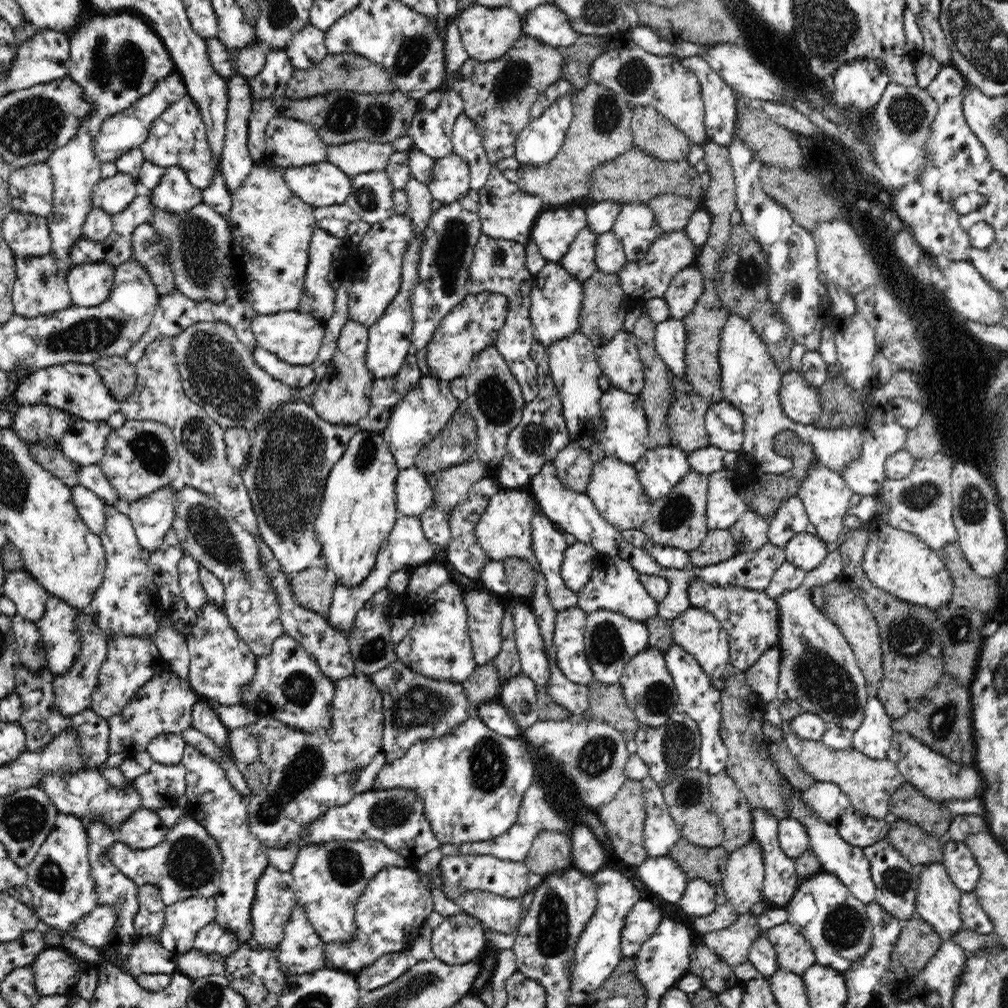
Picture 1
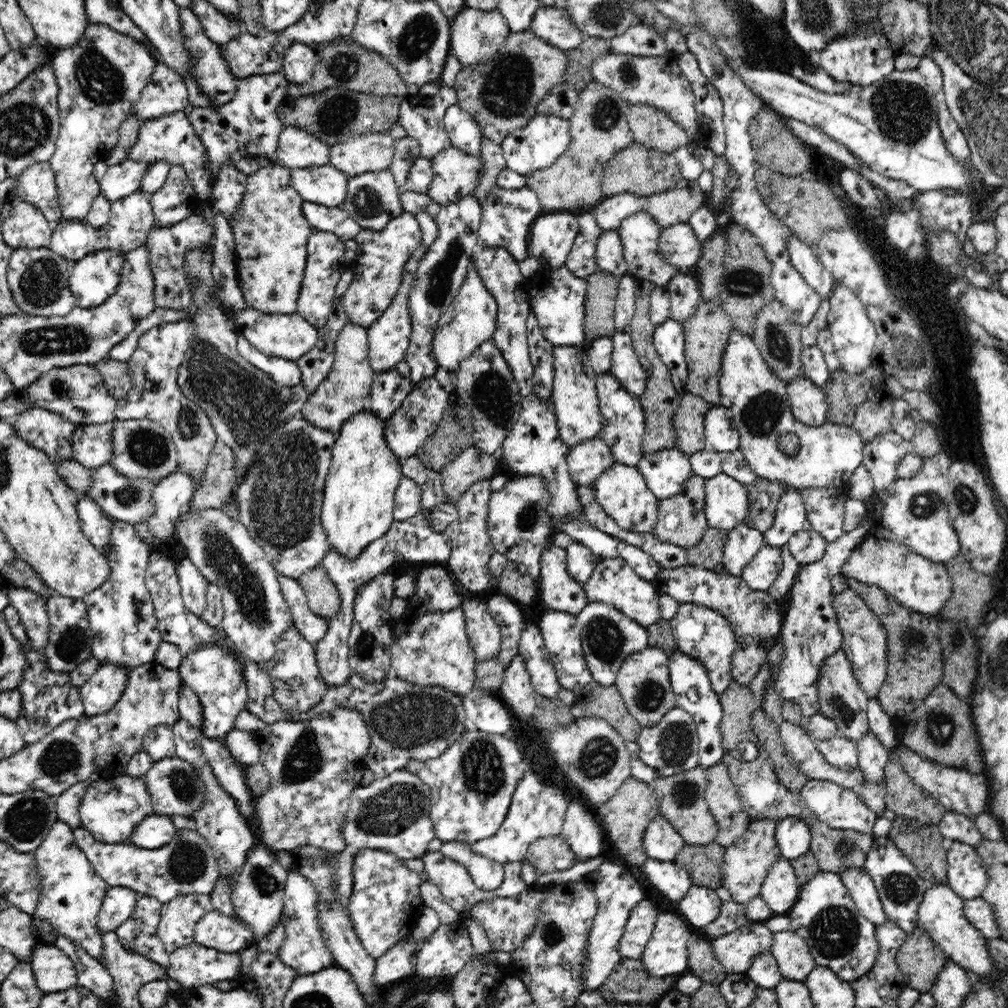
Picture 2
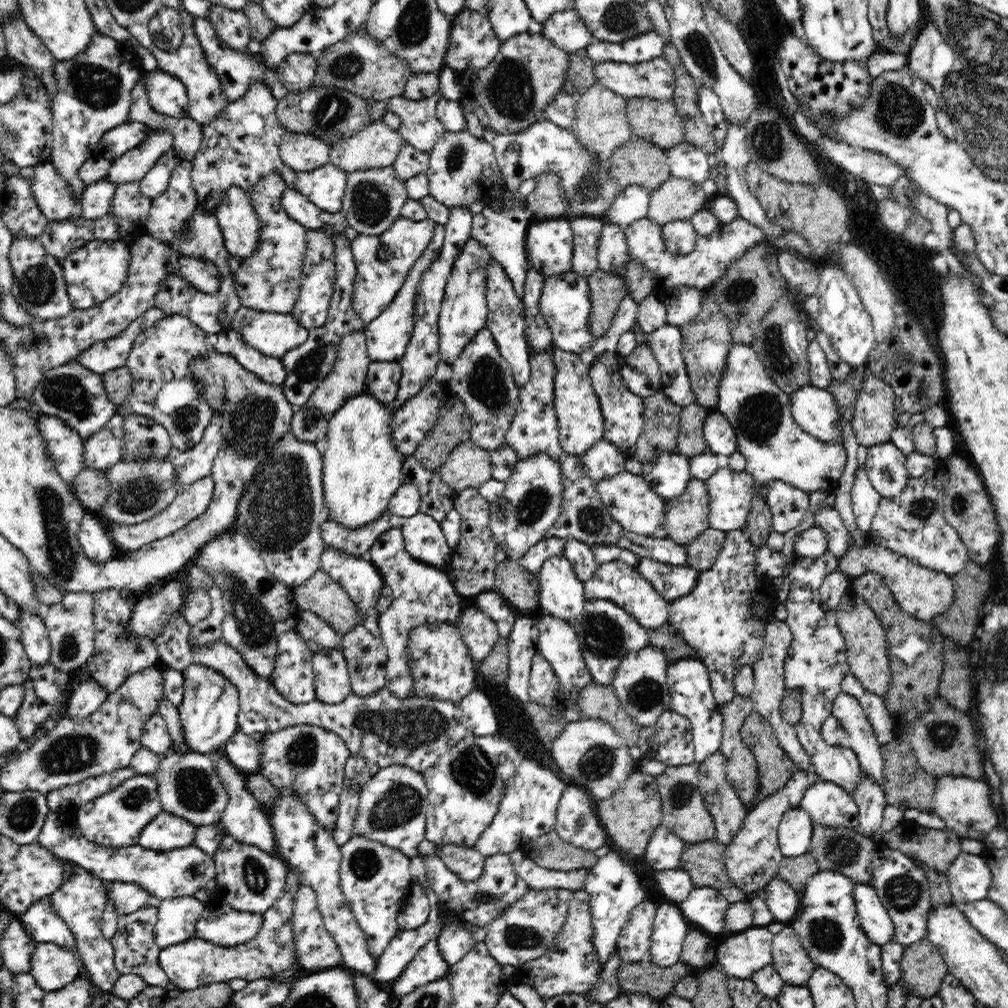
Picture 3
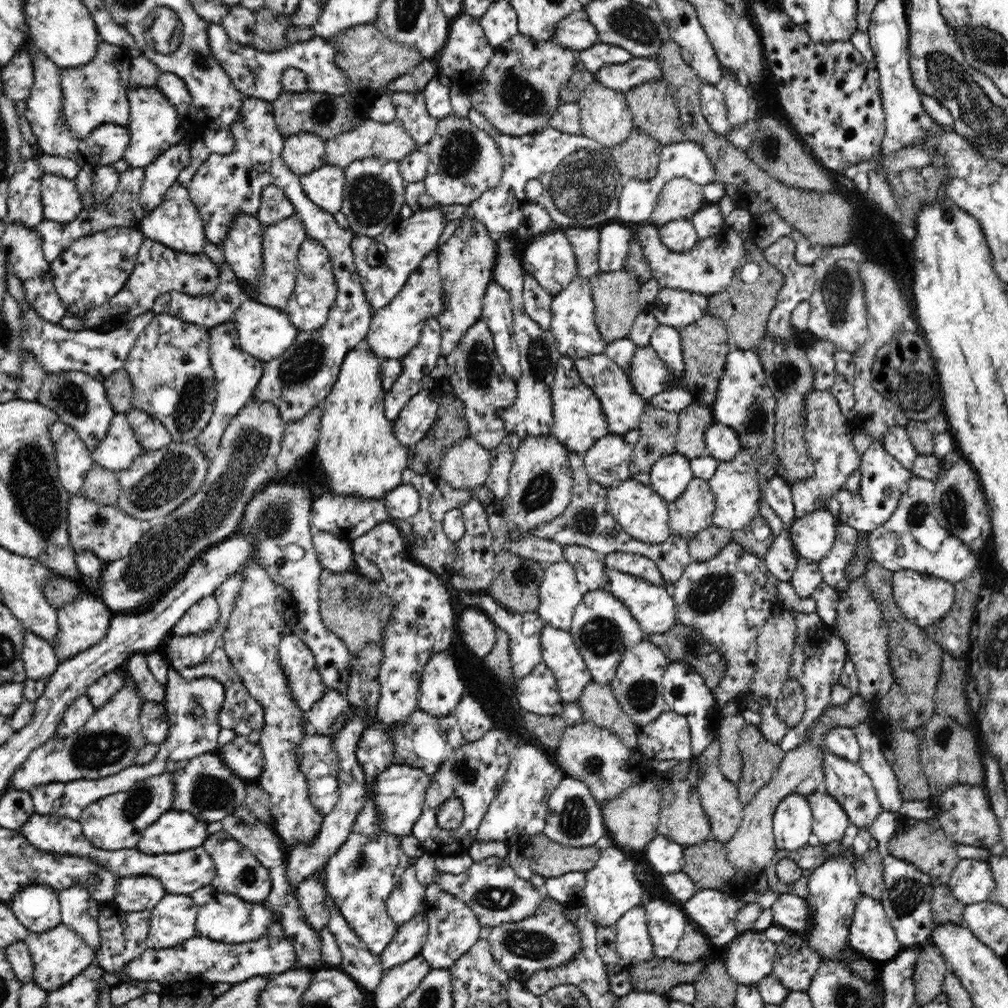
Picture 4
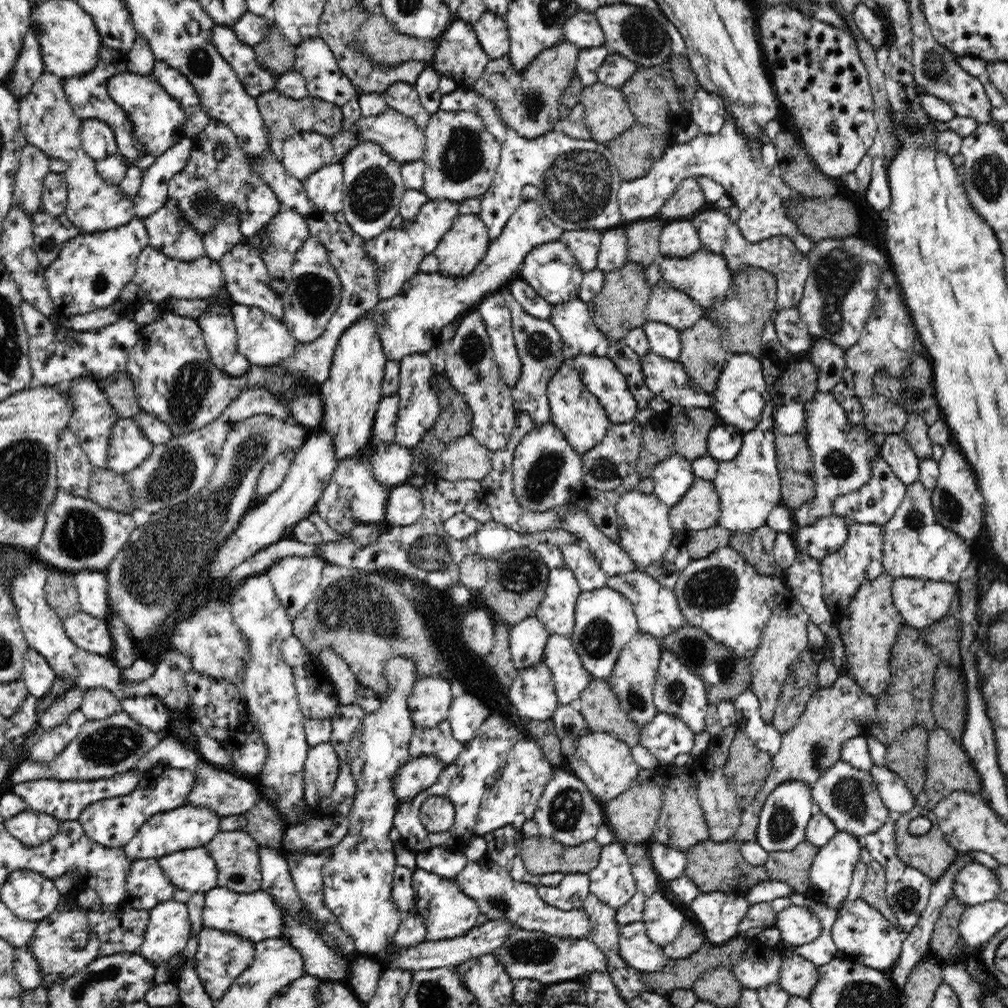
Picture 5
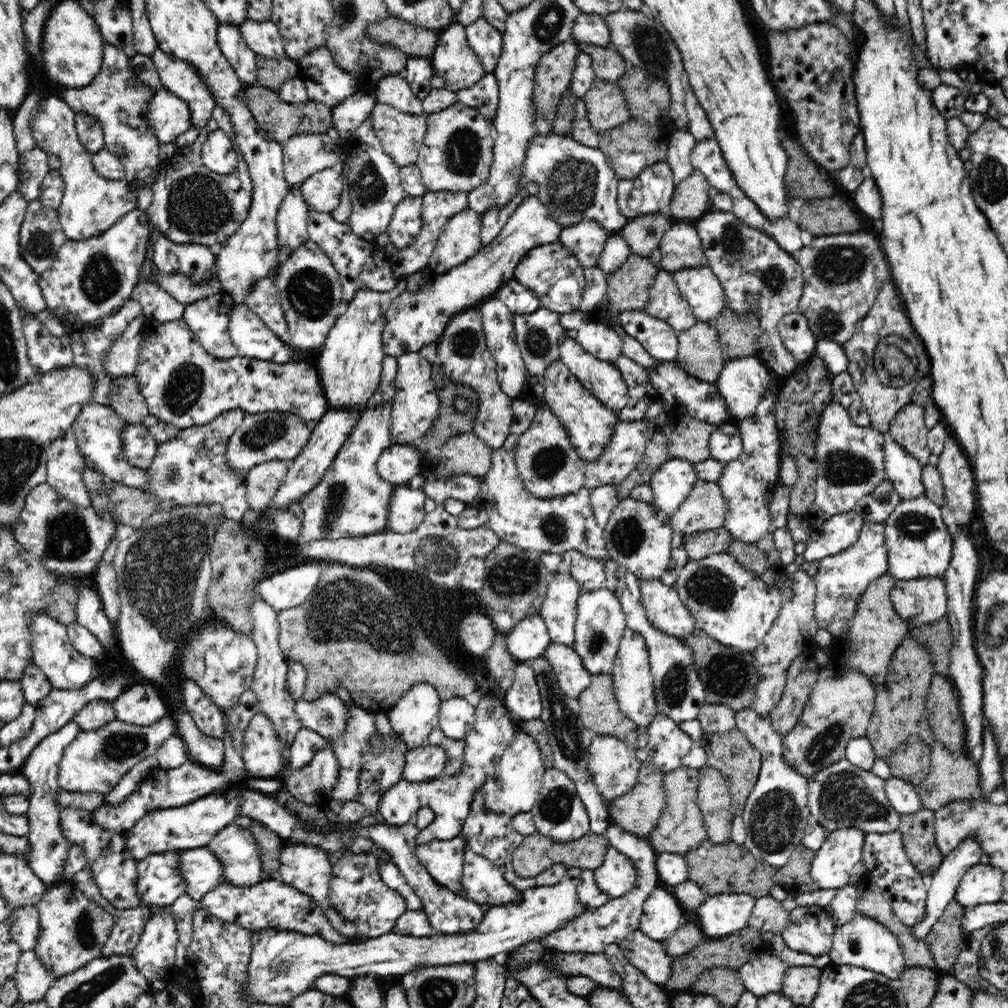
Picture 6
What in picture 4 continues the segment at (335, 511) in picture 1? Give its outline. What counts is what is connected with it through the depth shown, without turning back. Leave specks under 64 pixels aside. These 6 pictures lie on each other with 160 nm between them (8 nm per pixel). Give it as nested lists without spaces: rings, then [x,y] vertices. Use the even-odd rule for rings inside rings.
[[[364,342],[350,348],[340,364],[338,378],[330,394],[322,402],[319,440],[312,457],[318,462],[321,472],[329,478],[332,494],[366,500],[383,499],[390,490],[404,482],[403,472],[408,468],[408,447],[398,442],[393,424],[384,415],[383,397],[387,391],[382,386],[381,364],[386,359],[370,350]]]

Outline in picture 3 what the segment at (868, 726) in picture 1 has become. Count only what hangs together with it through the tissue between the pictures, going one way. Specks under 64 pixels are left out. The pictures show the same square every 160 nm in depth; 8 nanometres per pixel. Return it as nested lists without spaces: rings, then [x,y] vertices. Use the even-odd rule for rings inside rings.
[[[866,777],[853,794],[858,807],[858,826],[864,837],[876,837],[882,824],[882,812],[886,806],[885,791],[876,785],[874,778]]]

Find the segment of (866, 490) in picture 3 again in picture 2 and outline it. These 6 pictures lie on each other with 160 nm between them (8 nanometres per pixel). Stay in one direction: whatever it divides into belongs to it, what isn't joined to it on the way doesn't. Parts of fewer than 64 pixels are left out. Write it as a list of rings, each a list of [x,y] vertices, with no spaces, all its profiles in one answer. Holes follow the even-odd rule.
[[[872,495],[862,502],[862,508],[867,510],[867,514],[860,520],[855,530],[845,532],[836,542],[829,542],[821,560],[802,565],[801,570],[798,570],[788,594],[790,604],[782,615],[779,636],[784,641],[785,655],[775,678],[775,689],[783,700],[794,701],[798,704],[801,708],[801,715],[806,719],[820,712],[817,682],[824,661],[842,648],[843,635],[830,596],[830,578],[841,573],[844,562],[872,533],[871,522],[868,518],[868,513],[872,508]],[[836,736],[833,739],[823,741],[812,738],[812,742],[828,765],[844,771],[858,767],[858,749],[854,741]],[[808,780],[797,792],[800,799],[816,816],[832,828],[857,830],[862,834],[871,834],[878,815],[852,790],[826,780]]]

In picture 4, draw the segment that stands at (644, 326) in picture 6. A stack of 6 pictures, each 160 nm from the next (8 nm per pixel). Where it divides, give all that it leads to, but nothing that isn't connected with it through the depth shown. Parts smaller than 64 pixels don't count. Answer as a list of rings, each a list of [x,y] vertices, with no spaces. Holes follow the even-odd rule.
[[[659,324],[652,333],[649,344],[666,362],[674,376],[683,376],[684,361],[679,329]]]

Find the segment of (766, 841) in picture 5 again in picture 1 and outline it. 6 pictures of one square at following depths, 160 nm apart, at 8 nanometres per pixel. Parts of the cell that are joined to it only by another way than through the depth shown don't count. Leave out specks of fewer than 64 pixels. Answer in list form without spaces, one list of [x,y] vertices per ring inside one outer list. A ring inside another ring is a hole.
[[[788,817],[778,822],[777,837],[781,849],[793,860],[810,848],[807,828],[795,818]]]

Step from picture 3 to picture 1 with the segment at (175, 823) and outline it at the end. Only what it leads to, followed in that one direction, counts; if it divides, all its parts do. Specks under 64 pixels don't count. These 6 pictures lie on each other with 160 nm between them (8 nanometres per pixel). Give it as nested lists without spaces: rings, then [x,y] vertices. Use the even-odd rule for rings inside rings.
[[[138,809],[116,831],[116,840],[130,848],[146,850],[158,846],[167,835],[168,827],[157,811]]]

